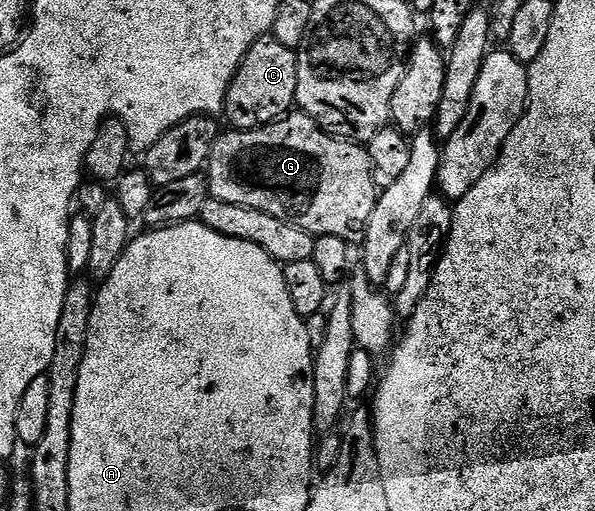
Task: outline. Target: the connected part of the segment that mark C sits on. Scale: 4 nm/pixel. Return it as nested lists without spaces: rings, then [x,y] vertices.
[[[270,35],[260,37],[257,43],[251,45],[251,50],[245,55],[245,59],[239,65],[235,77],[231,80],[231,86],[227,92],[227,104],[225,117],[232,121],[236,130],[260,129],[263,125],[271,125],[292,112],[297,95],[297,75],[299,74],[299,58],[296,50],[277,43],[277,39]]]

